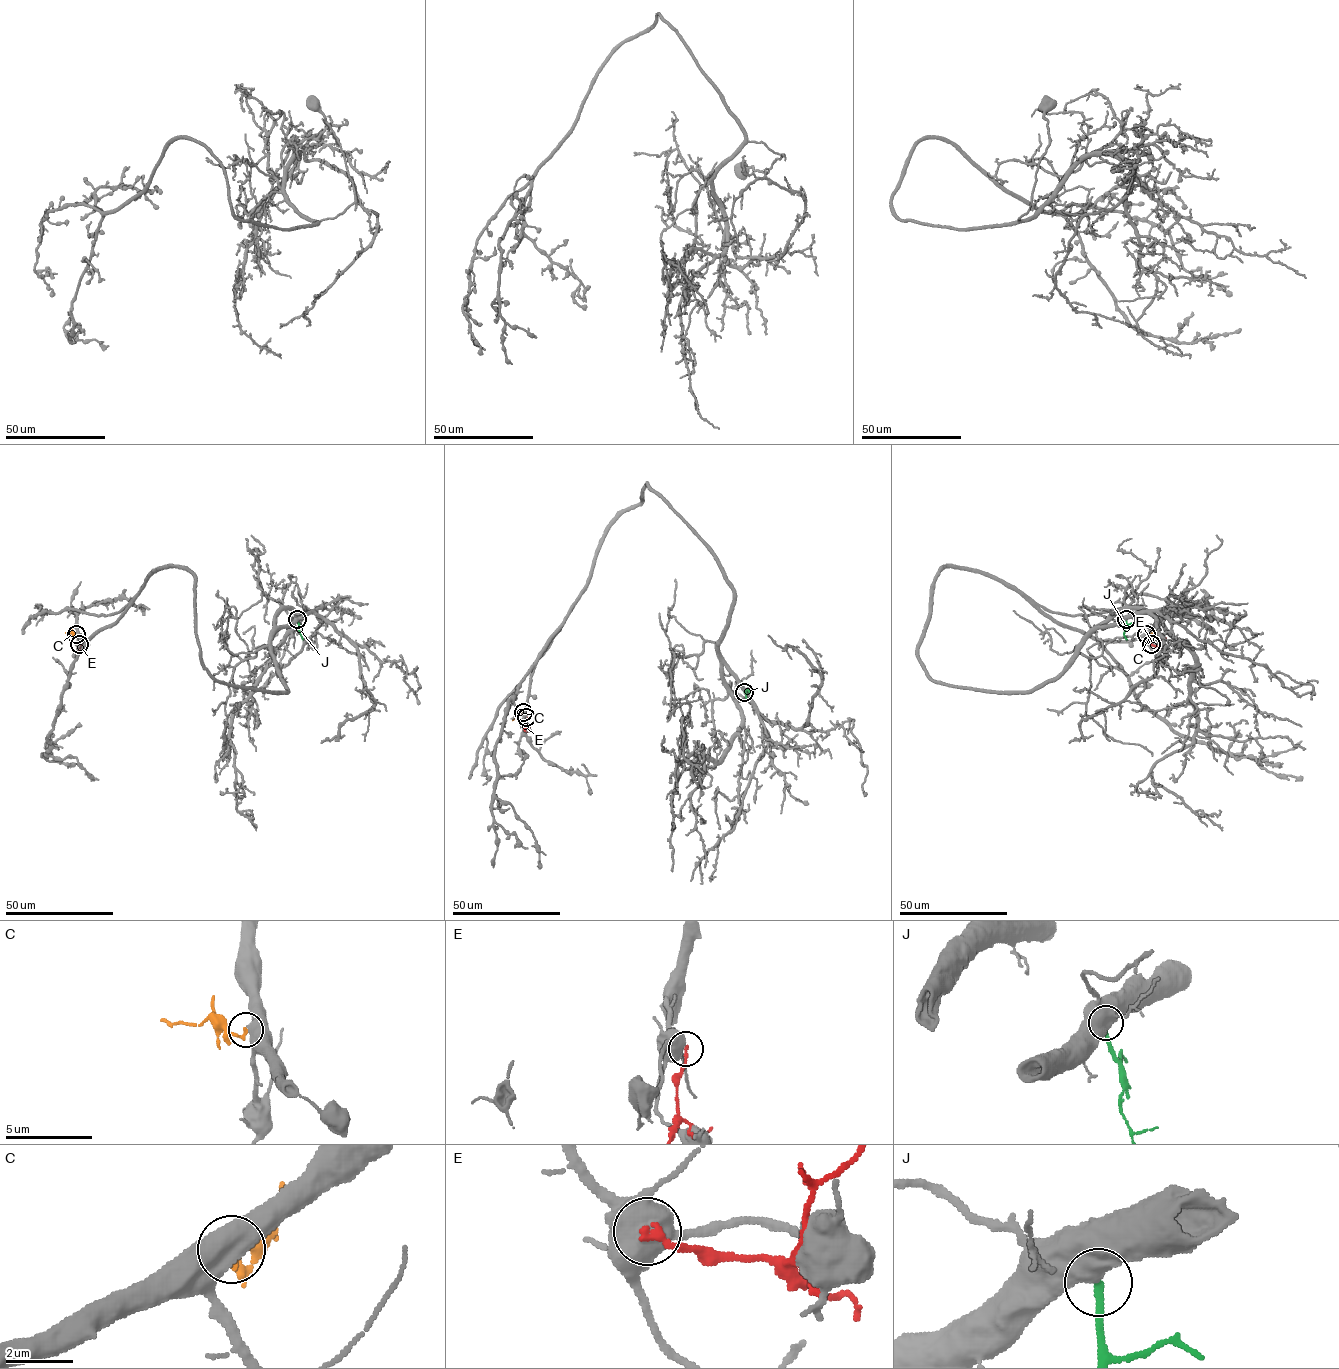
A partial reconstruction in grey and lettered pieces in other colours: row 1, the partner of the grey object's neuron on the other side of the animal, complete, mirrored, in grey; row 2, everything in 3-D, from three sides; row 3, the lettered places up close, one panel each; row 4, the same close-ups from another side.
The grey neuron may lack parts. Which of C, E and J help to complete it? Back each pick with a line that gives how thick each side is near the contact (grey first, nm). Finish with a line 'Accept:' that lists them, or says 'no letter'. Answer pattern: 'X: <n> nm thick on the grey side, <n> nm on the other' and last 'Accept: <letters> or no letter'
J: 750 nm thick on the grey side, 200 nm on the other
Accept: J

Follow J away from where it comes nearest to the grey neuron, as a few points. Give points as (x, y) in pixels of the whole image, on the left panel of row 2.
J: (297, 619), (302, 639)

